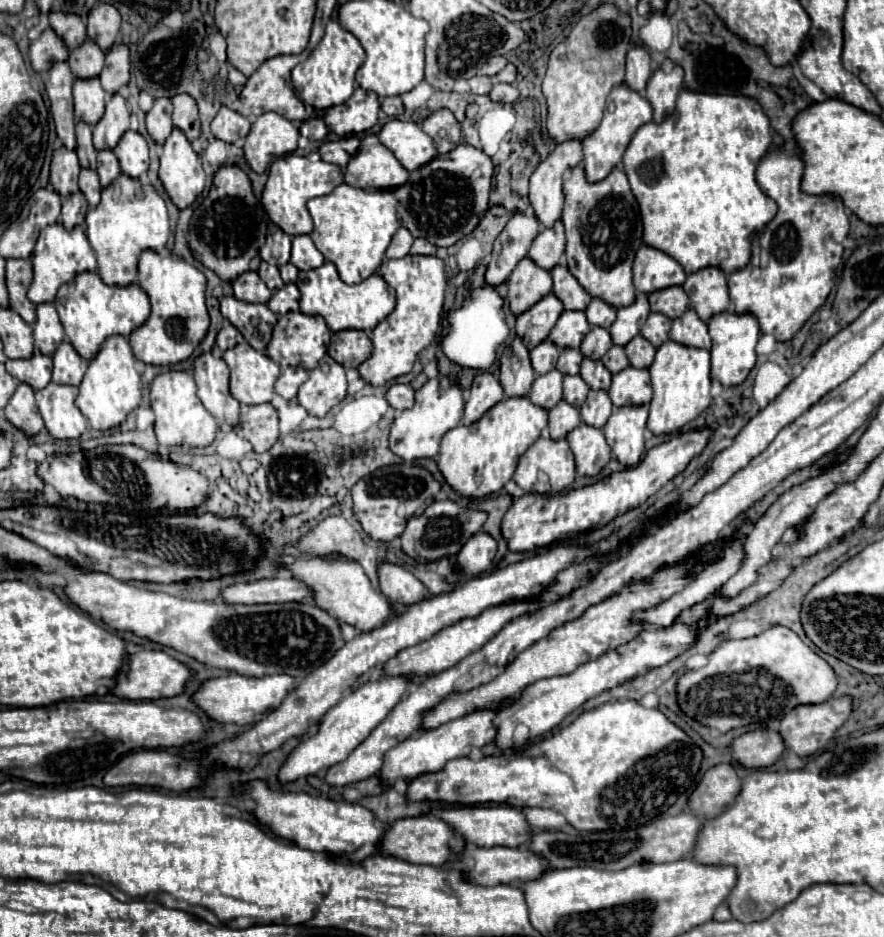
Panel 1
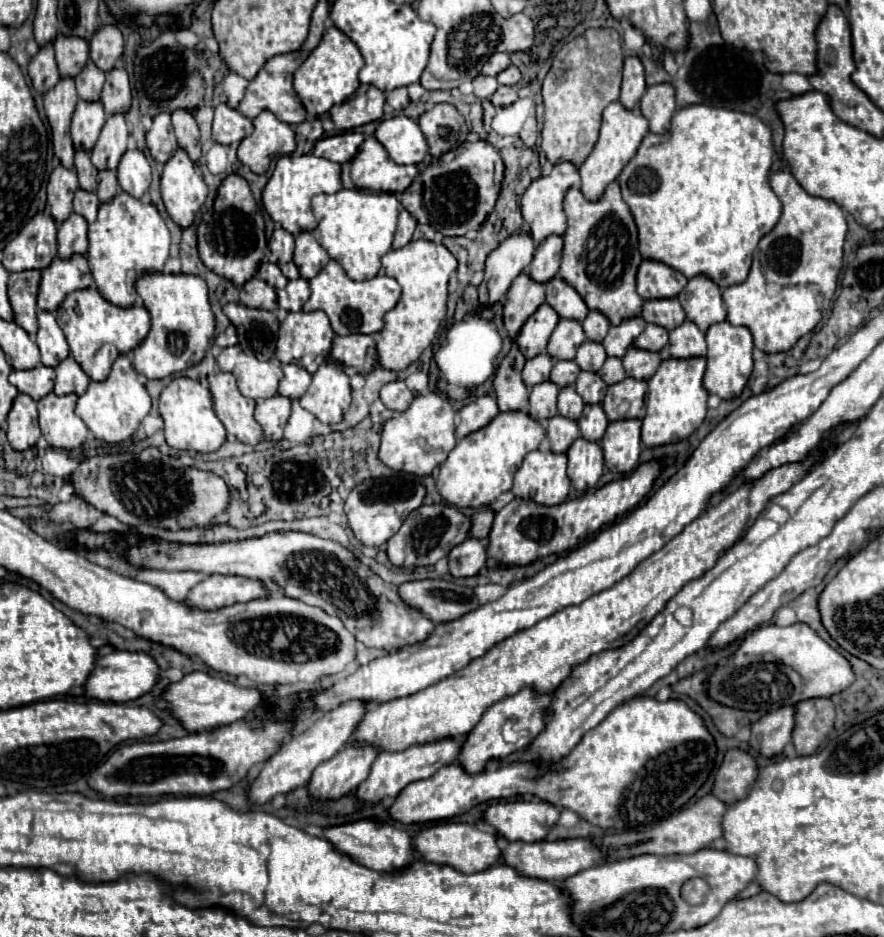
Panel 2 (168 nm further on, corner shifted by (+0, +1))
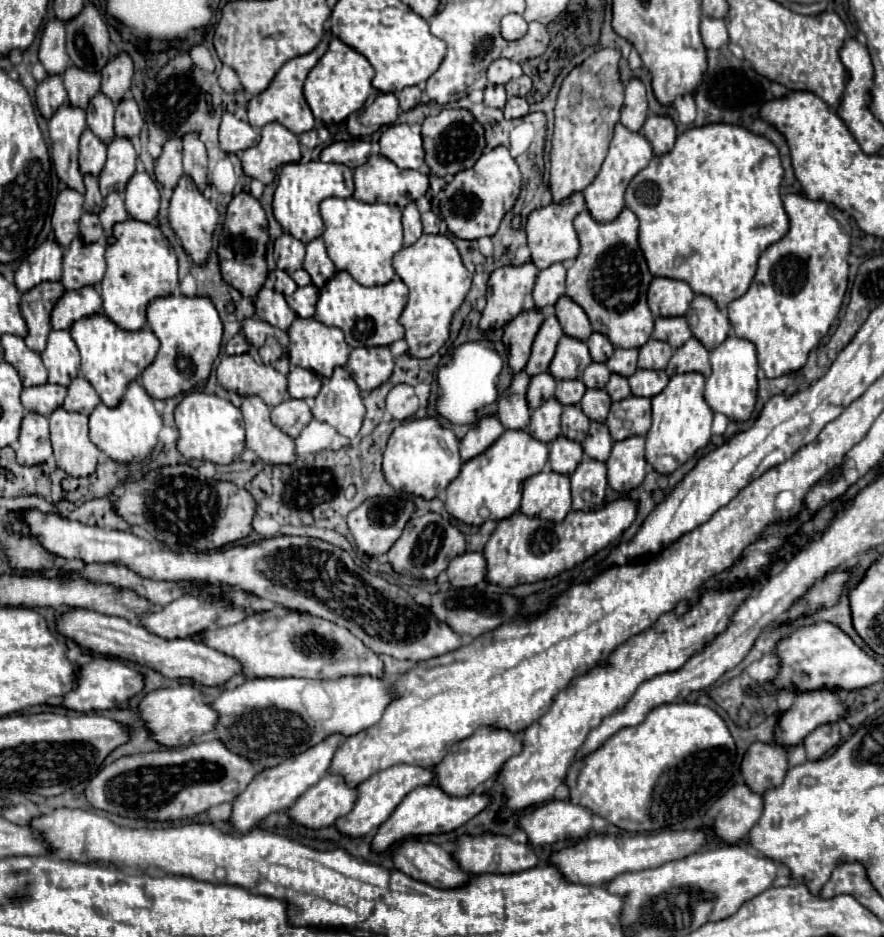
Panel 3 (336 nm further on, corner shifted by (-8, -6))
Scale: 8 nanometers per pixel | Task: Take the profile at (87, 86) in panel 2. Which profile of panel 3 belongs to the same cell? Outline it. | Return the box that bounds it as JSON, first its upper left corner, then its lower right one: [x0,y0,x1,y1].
[87,92,115,144]

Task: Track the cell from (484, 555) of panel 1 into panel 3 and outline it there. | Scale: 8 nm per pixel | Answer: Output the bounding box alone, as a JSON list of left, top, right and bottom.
[447,552,487,588]

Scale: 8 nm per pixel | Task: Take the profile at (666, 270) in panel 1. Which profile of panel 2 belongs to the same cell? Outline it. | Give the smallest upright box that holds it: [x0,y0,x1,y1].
[637,259,687,299]

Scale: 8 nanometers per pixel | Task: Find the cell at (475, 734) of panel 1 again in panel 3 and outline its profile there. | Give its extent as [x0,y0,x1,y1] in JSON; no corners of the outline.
[335,764,435,838]

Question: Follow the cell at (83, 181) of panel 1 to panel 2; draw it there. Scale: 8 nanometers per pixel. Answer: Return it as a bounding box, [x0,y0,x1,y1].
[73,189,99,223]

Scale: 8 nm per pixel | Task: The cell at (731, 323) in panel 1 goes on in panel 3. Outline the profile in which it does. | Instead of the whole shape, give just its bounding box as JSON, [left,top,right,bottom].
[705,336,757,420]

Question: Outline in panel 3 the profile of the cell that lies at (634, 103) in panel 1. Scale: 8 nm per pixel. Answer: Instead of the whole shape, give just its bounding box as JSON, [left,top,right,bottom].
[583,122,653,222]

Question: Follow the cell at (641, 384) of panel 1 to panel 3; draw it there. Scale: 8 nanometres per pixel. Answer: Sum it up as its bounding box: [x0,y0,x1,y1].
[605,394,651,440]

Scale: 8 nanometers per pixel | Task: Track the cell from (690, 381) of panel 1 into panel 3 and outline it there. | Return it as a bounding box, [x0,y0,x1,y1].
[645,372,713,474]

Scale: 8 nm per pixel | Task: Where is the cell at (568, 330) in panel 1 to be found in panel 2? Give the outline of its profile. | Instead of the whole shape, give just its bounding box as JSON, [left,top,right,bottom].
[547,319,585,361]

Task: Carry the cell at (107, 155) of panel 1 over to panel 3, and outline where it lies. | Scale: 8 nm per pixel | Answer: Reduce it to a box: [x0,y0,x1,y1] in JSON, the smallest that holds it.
[99,192,129,242]

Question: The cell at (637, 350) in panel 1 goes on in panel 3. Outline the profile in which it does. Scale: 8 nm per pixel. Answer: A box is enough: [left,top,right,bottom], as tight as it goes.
[629,370,669,398]

